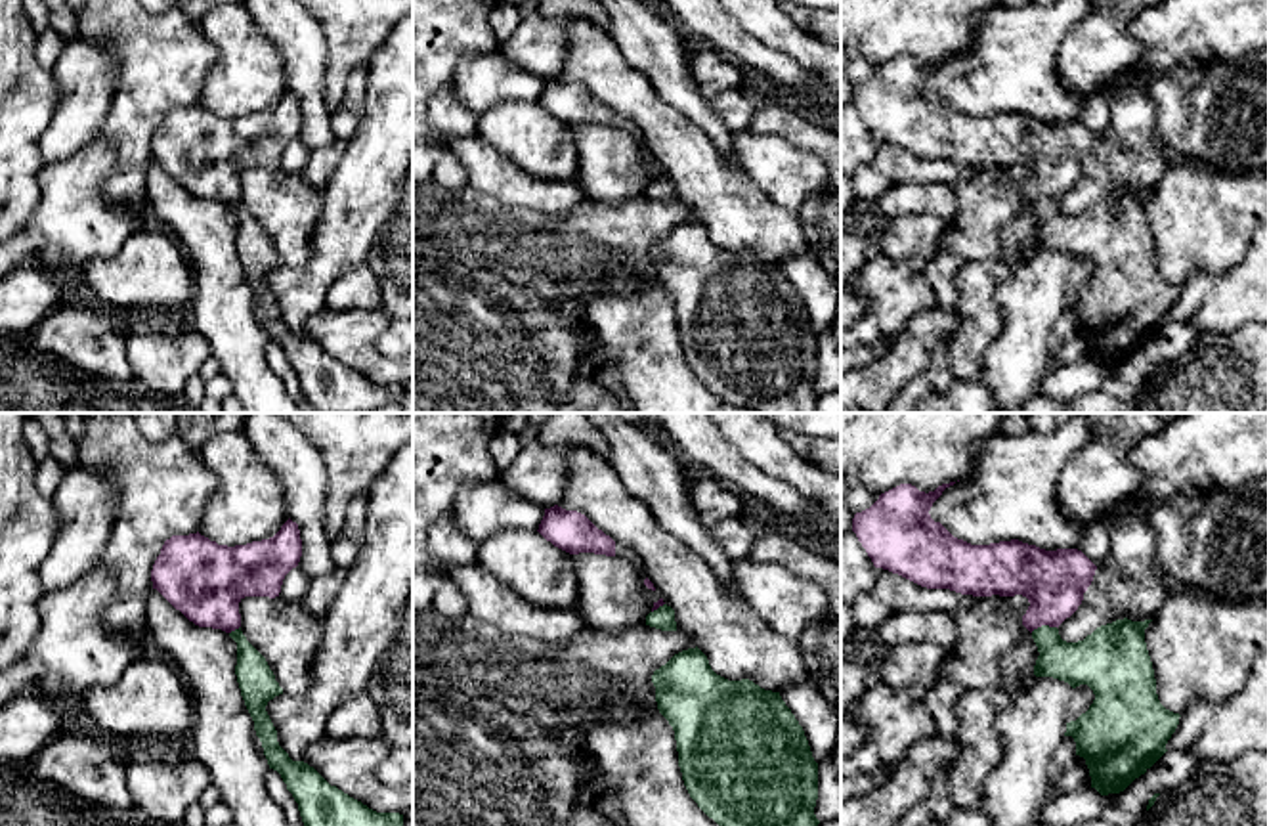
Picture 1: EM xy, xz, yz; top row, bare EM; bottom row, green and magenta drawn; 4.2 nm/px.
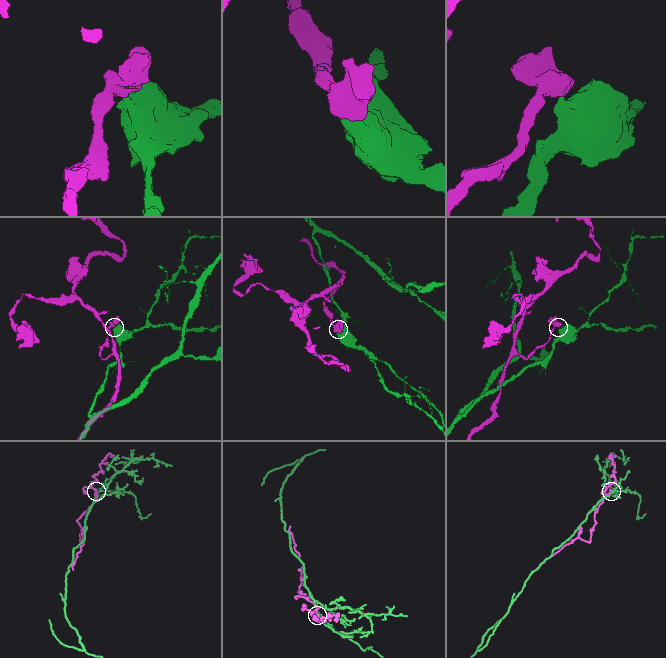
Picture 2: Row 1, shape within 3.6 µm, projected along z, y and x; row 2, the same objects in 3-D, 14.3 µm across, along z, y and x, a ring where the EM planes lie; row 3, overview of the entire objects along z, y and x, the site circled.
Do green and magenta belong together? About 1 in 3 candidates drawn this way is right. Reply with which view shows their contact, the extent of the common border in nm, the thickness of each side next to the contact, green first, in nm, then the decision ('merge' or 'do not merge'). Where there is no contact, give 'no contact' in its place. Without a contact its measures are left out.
contact in yz; length 110 nm; calibres 190 and 260 nm; do not merge

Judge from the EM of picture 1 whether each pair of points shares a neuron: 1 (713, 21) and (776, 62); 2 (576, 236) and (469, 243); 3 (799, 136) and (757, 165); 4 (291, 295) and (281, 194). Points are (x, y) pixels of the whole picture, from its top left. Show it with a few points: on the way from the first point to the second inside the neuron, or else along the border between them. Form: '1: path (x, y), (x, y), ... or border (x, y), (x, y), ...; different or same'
1: path (729, 37), (761, 58); same
2: path (549, 241), (495, 241); same
3: border (748, 130), (784, 136), (820, 159); different
4: border (314, 228), (310, 255), (300, 264), (283, 266); different

